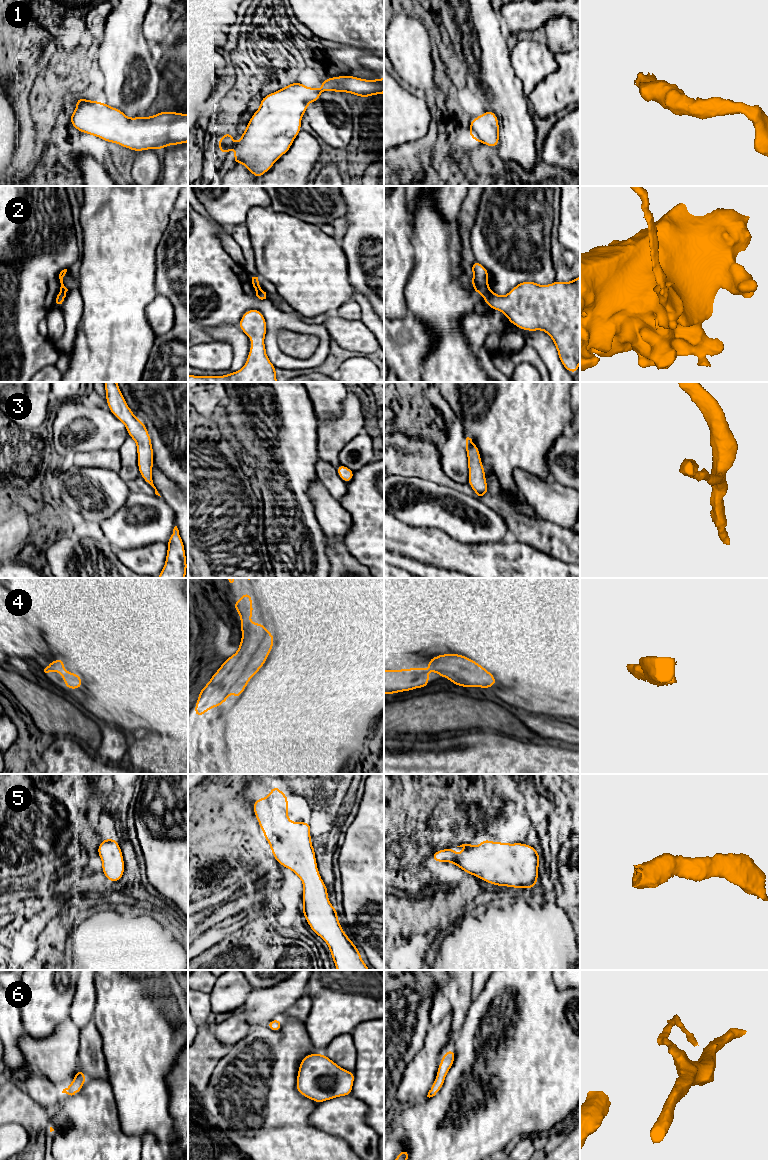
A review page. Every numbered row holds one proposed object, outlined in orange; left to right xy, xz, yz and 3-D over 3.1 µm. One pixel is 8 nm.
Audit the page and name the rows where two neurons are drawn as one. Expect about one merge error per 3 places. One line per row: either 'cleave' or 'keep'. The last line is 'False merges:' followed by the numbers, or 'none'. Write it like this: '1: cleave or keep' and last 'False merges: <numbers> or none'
1: keep
2: cleave
3: keep
4: keep
5: keep
6: keep
False merges: 2

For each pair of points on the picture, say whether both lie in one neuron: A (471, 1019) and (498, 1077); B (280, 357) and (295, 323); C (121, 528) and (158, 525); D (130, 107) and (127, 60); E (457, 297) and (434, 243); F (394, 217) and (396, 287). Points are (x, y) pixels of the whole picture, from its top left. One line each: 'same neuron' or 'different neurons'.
A: same neuron
B: same neuron
C: same neuron
D: same neuron
E: same neuron
F: same neuron

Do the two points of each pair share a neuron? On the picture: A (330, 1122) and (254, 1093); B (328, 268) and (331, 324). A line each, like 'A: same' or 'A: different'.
A: different
B: different

